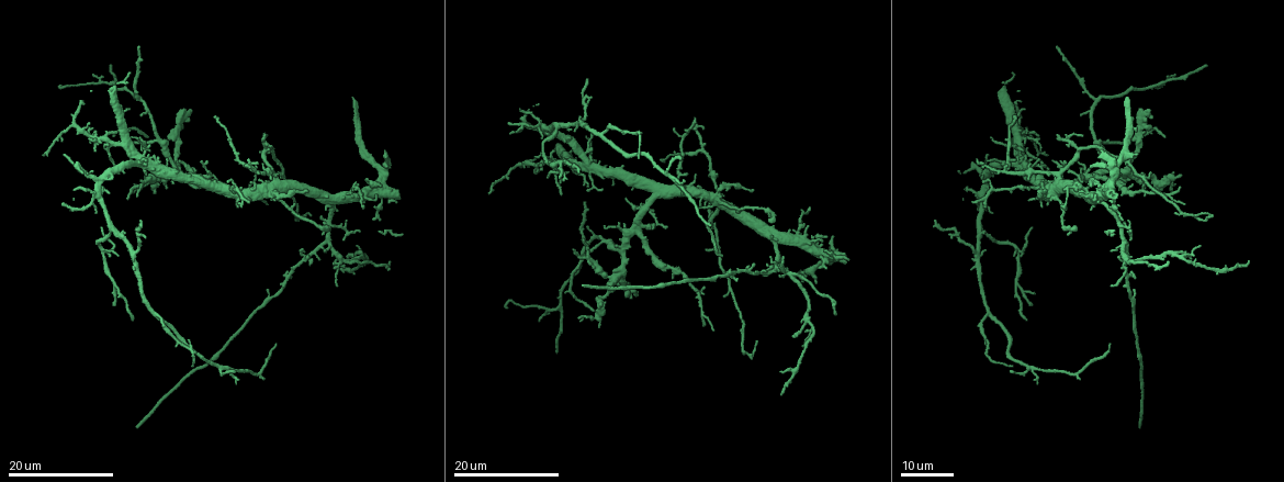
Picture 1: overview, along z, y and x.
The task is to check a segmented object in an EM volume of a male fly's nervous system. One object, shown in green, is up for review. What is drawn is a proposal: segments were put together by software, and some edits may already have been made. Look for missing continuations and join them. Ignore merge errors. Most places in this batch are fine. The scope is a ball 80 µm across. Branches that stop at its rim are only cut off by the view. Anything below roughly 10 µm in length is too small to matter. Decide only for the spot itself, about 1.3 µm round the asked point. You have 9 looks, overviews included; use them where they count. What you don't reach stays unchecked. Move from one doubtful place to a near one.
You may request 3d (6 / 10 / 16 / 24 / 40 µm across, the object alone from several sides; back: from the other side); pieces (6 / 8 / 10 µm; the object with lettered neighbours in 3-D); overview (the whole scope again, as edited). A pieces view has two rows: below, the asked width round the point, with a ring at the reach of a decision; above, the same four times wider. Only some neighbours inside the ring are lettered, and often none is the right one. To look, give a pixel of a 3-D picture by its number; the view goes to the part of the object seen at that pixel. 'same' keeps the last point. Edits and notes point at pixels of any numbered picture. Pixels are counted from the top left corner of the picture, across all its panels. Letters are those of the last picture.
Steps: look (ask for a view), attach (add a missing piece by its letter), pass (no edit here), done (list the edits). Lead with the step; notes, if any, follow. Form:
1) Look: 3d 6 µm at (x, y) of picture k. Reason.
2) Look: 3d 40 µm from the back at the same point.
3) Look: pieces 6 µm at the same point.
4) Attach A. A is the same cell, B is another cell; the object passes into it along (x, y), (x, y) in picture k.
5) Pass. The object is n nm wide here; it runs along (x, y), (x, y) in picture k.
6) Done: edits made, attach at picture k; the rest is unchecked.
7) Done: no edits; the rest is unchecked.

Look: 3d 24 µm at (1058, 137) of picture 1. Free end.

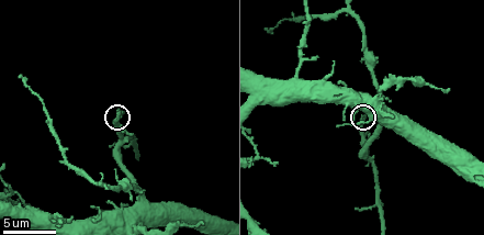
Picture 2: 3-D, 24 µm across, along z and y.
Look: 3d 6 µm at (119, 115) of picture 2. Zoom in.

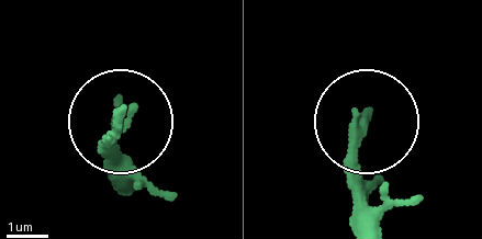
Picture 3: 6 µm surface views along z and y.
Look: pieces 8 µm at (118, 115) of picture 3.

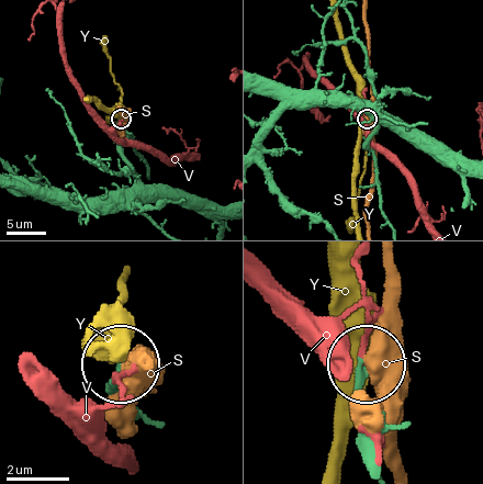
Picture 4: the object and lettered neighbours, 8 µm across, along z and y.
Pass. The object is 210 nm wide here; S, V and Y are other cells; none of them fits.

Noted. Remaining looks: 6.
Look: 3d 24 µm at (591, 310) of picture 1. Long arm stops here.

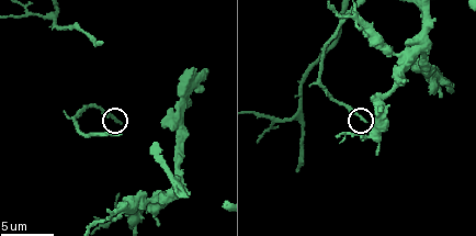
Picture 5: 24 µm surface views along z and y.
Look: pieces 10 µm at (120, 123) of picture 5. See the neighbours.

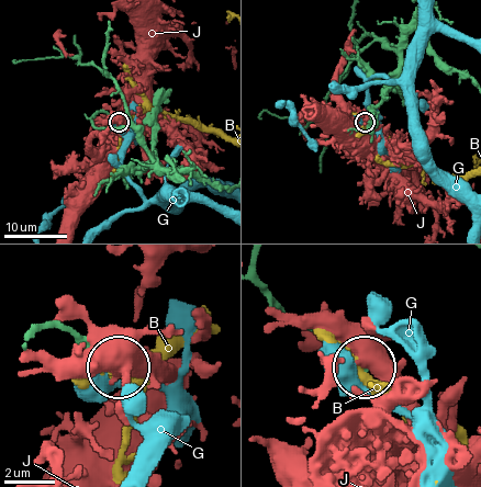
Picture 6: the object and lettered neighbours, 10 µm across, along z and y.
Pass. B, G and J are other cells; no lettered piece goes on from it.

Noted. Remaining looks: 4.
Look: 3d 16 µm at (738, 278) of picture 1. Tapers out.

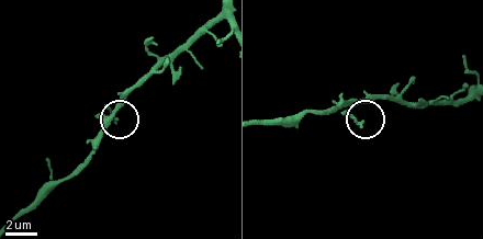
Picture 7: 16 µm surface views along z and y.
Look: pieces 6 µm at (361, 126) of picture 7.

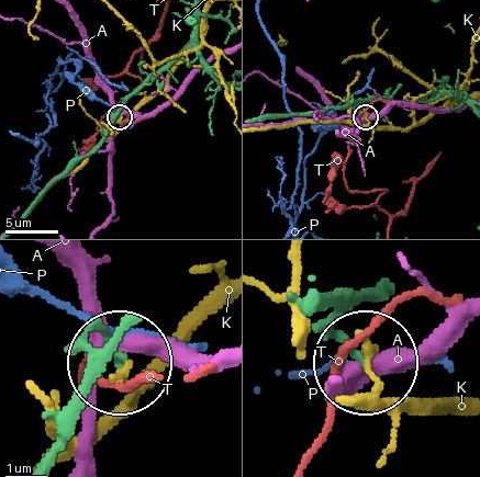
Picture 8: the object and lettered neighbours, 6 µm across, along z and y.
Pass. The object is 190 nm wide here; A, K, P and T are other cells; it runs along (446, 78), (431, 99), (365, 100), (358, 106), (365, 116) in picture 8; none of them fits.

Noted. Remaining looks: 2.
Look: 3d 16 µm at (134, 320) of picture 1. Branch stops here.

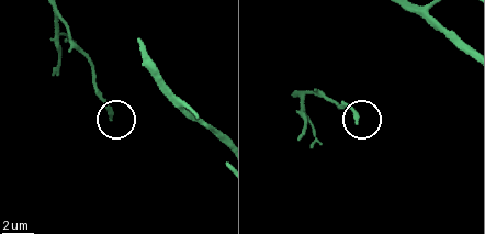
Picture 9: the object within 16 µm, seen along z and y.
Look: pieces 10 µm at (355, 121) of picture 9.

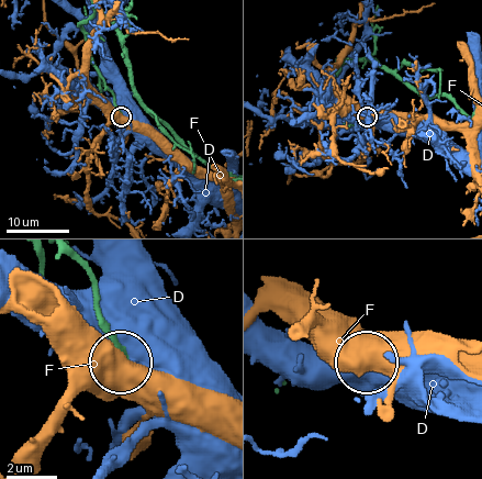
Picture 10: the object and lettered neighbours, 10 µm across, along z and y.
Pass. The object is 230 nm wide here; D and F are other cells; none of them fits.

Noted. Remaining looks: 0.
Done: no edits; the rest is unchecked.

